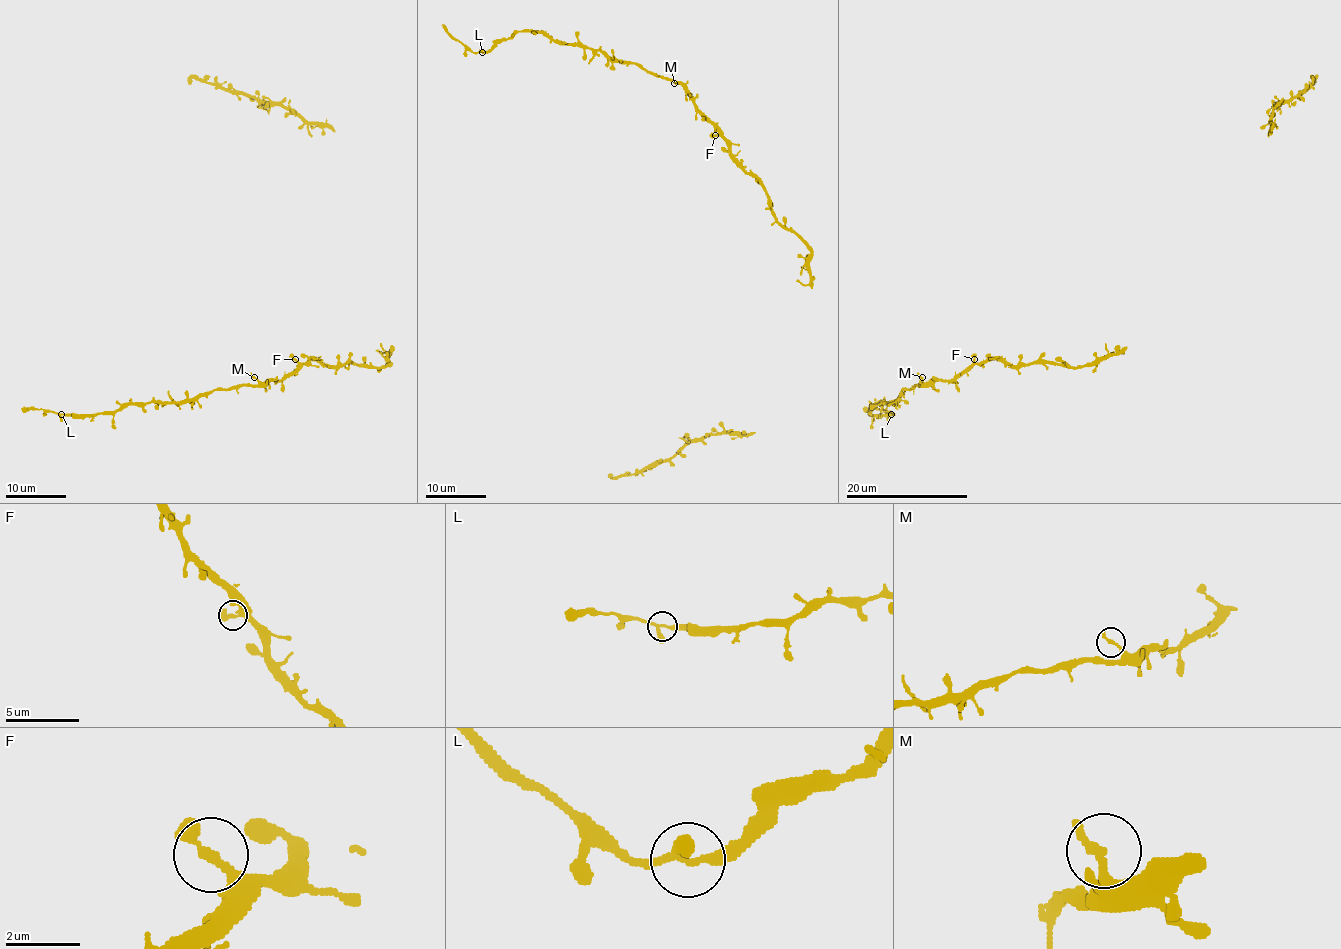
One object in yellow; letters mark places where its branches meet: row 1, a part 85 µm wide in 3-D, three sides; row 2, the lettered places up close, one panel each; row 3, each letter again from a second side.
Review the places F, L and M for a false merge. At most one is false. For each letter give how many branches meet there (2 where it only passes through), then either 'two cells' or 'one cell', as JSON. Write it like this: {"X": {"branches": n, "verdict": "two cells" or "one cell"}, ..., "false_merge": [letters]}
{"F": {"branches": 3, "verdict": "one cell"}, "L": {"branches": 3, "verdict": "one cell"}, "M": {"branches": 2, "verdict": "one cell"}, "false_merge": []}

